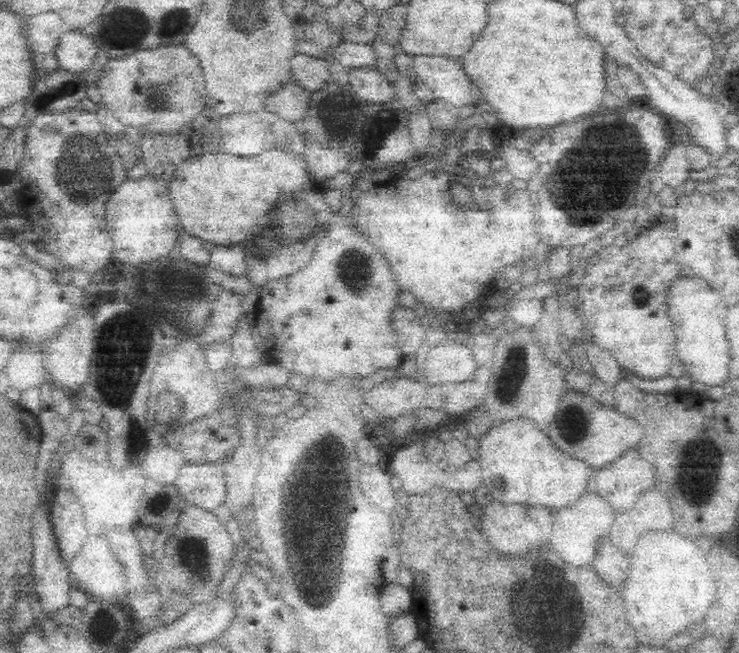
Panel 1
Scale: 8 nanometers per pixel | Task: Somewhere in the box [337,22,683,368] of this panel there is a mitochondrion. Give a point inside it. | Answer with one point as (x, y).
(596, 184)

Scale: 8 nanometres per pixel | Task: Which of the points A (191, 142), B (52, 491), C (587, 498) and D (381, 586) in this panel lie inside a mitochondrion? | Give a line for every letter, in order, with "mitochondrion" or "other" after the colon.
A: other
B: other
C: other
D: other

